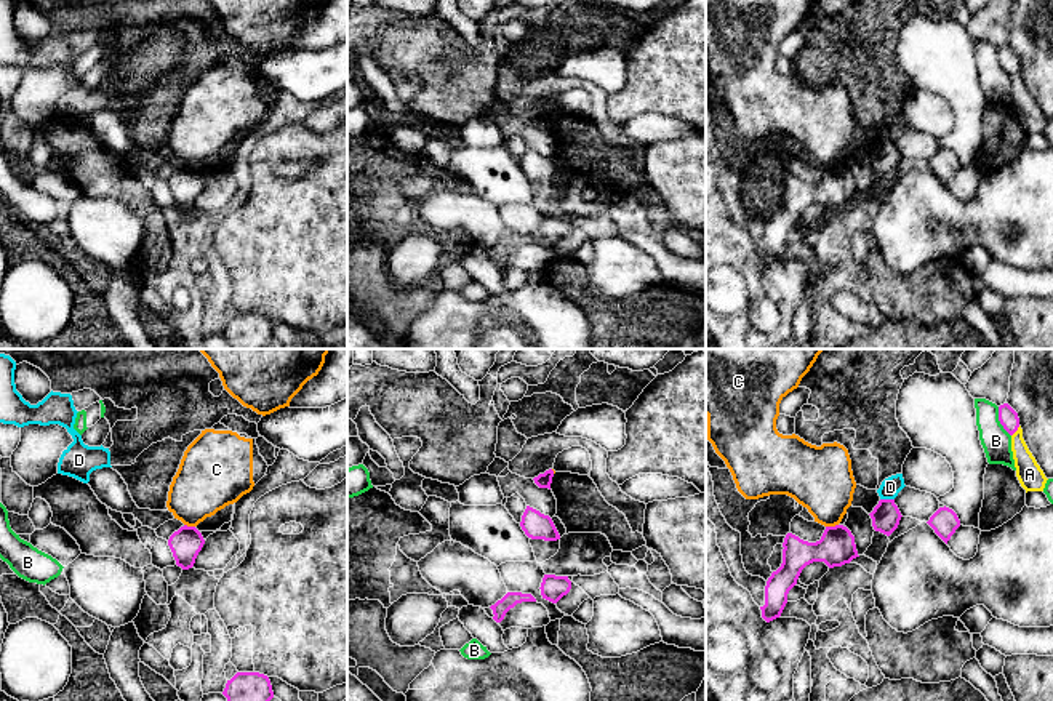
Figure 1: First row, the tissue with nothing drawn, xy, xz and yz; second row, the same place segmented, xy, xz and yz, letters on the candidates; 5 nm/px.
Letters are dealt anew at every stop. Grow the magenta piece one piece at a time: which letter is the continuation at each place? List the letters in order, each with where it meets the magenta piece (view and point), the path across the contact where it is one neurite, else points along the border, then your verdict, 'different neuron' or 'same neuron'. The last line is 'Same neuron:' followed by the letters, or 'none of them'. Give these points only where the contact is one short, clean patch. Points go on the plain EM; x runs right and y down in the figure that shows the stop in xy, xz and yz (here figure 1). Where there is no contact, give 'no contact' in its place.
A: meets magenta in yz at (1016, 71); different neuron
B: meets magenta in yz at (999, 61); different neuron
C: meets magenta in yz at (831, 168); border along yz (837, 165), (826, 168); different neuron
D: meets magenta in yz at (887, 141); border along yz (880, 140), (893, 141); different neuron
Same neuron: none of them

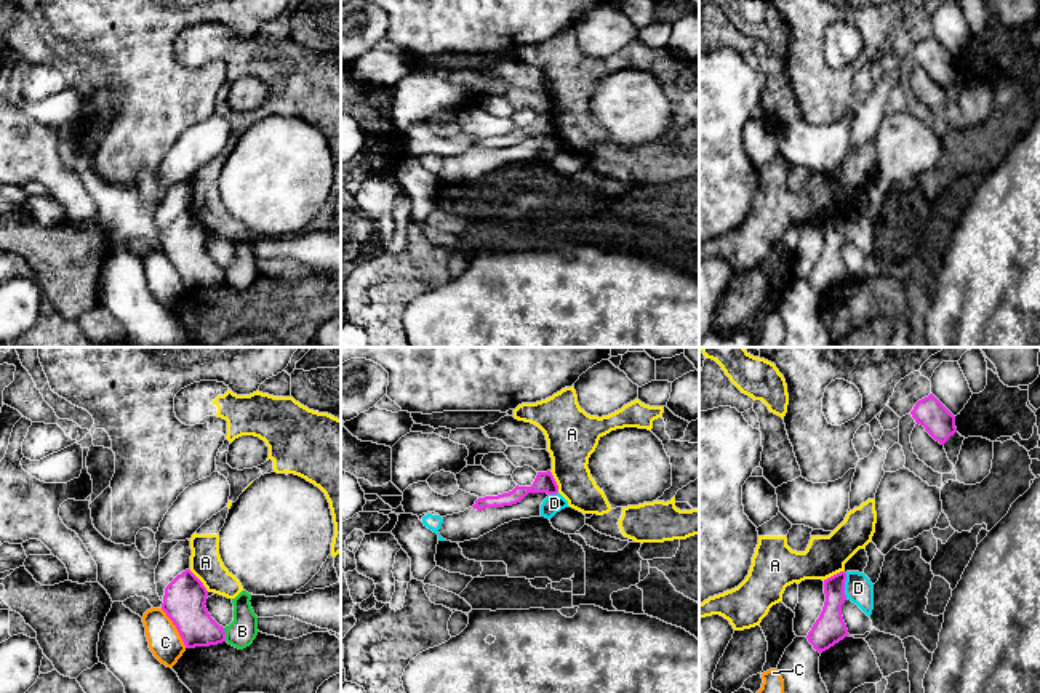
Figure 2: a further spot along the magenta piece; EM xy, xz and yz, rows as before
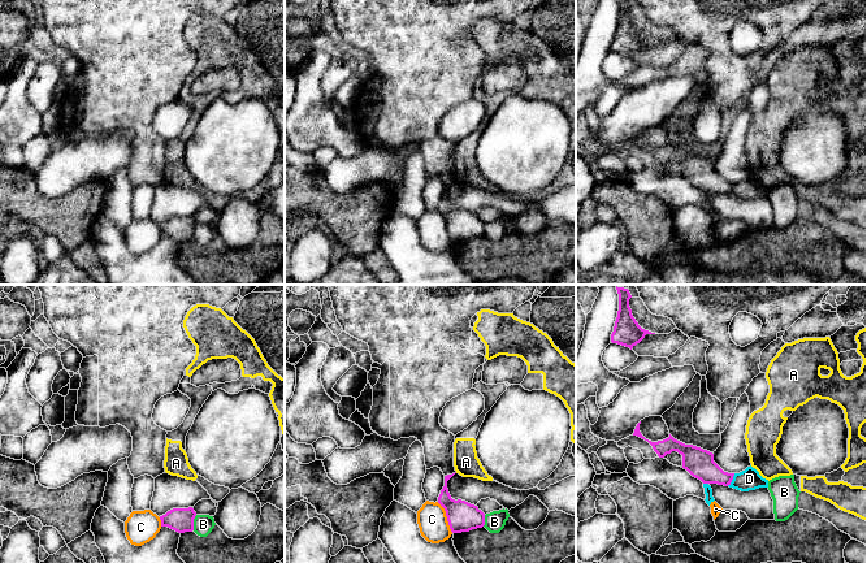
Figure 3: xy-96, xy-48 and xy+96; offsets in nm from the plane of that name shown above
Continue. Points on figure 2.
A: meets magenta in xy at (200, 223); border along xy (189, 212), (208, 232); different neuron
B: meets magenta in xy at (224, 276); border along xy (223, 269), (226, 282); different neuron
C: meets magenta in xy at (176, 269); border along xy (160, 250), (186, 288); different neuron
D: meets magenta in yz at (844, 228); border along yz (847, 215), (845, 240); different neuron
Same neuron: none of them

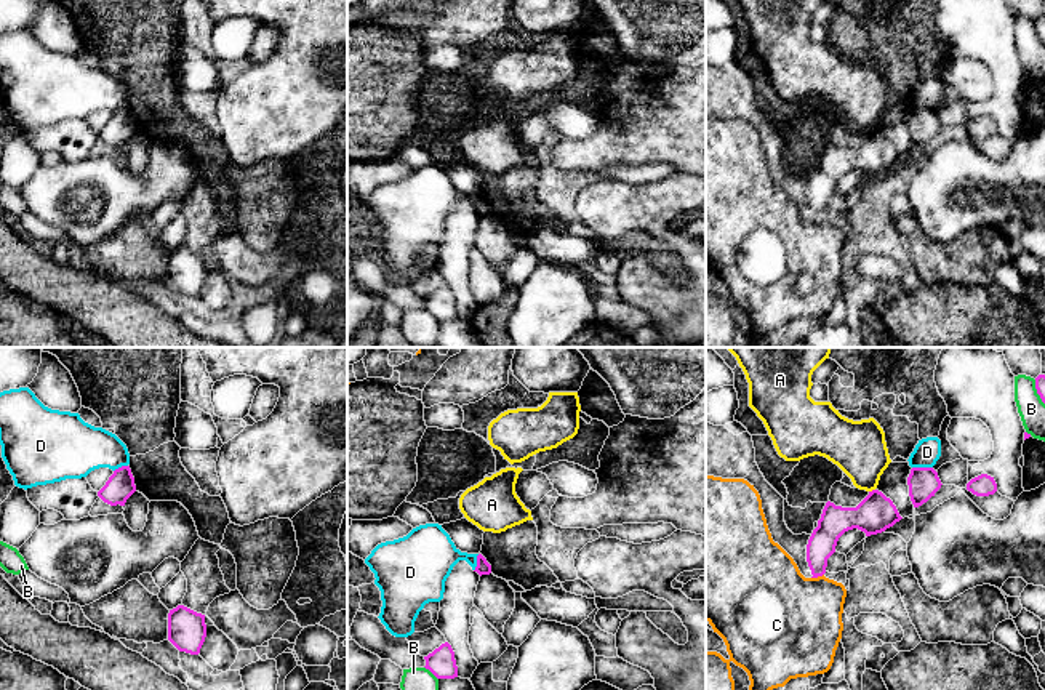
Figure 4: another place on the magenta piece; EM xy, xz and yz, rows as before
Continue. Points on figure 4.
A: meets magenta in yz at (872, 132); border along yz (874, 130), (869, 133); different neuron
B: meets magenta in yz at (1037, 34); different neuron
C: meets magenta in yz at (816, 218); different neuron
D: meets magenta in yz at (922, 109); border along yz (912, 108), (932, 109); different neuron
Same neuron: none of them

